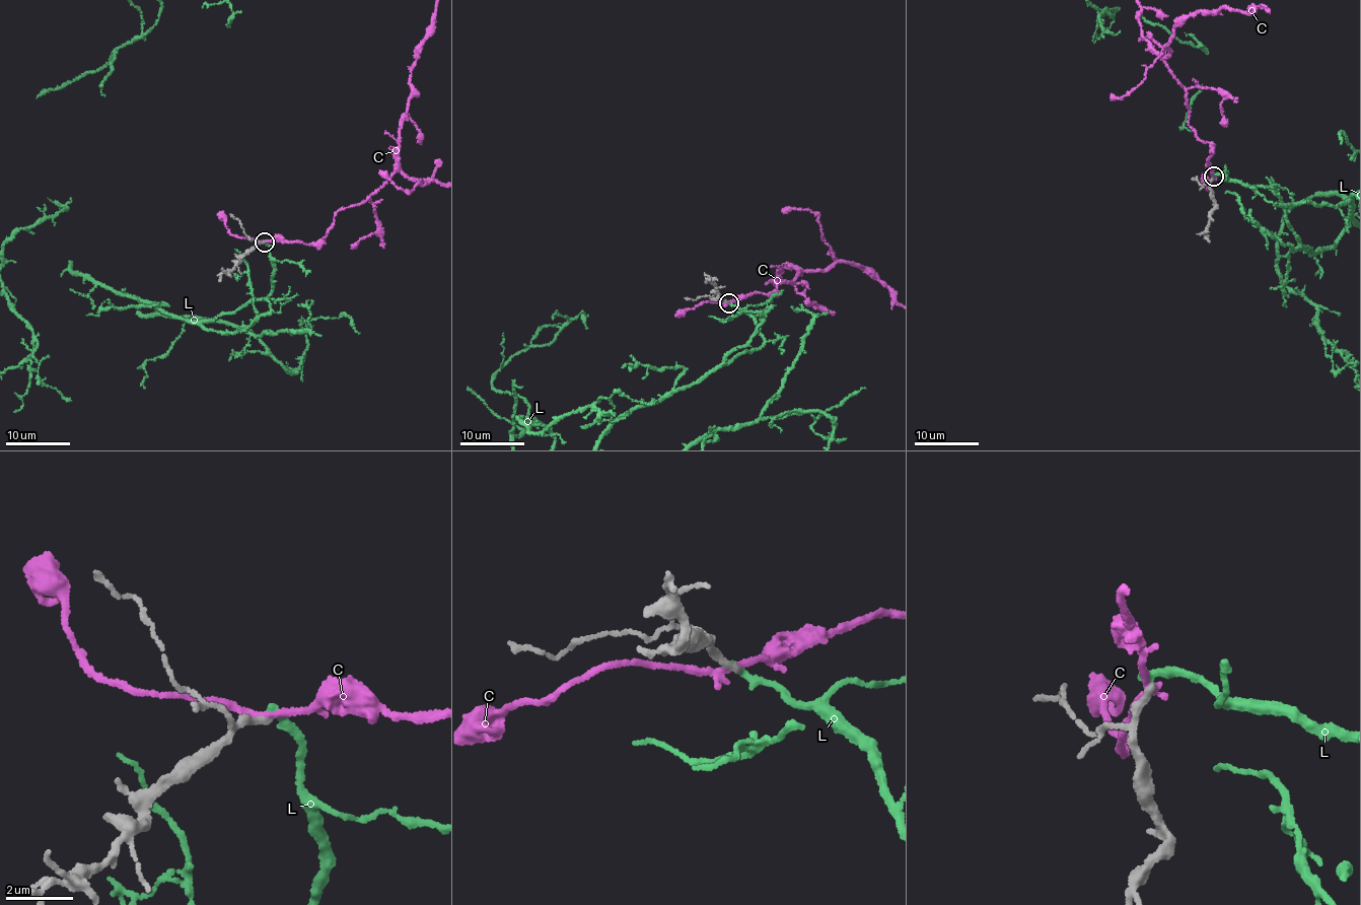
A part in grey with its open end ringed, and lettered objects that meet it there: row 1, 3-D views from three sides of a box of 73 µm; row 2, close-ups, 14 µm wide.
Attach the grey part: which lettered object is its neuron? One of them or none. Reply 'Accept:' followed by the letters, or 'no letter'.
Accept: no letter

